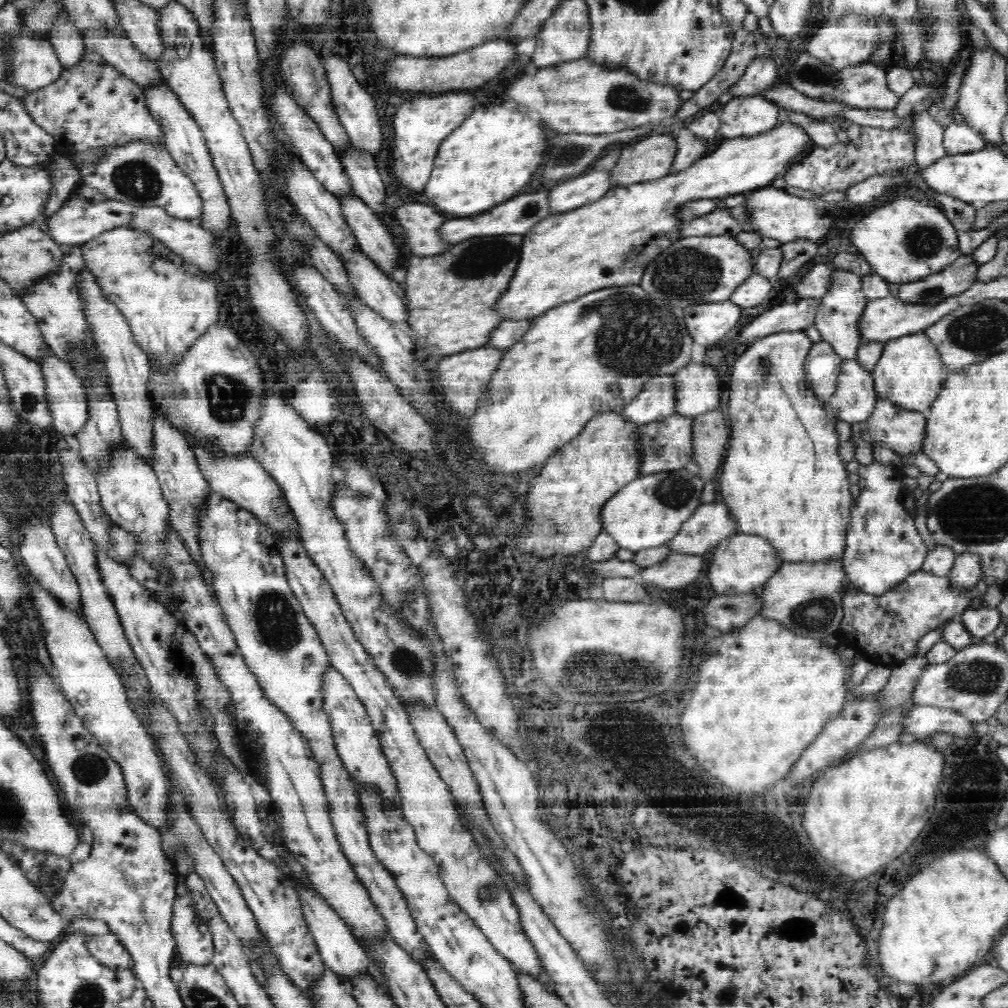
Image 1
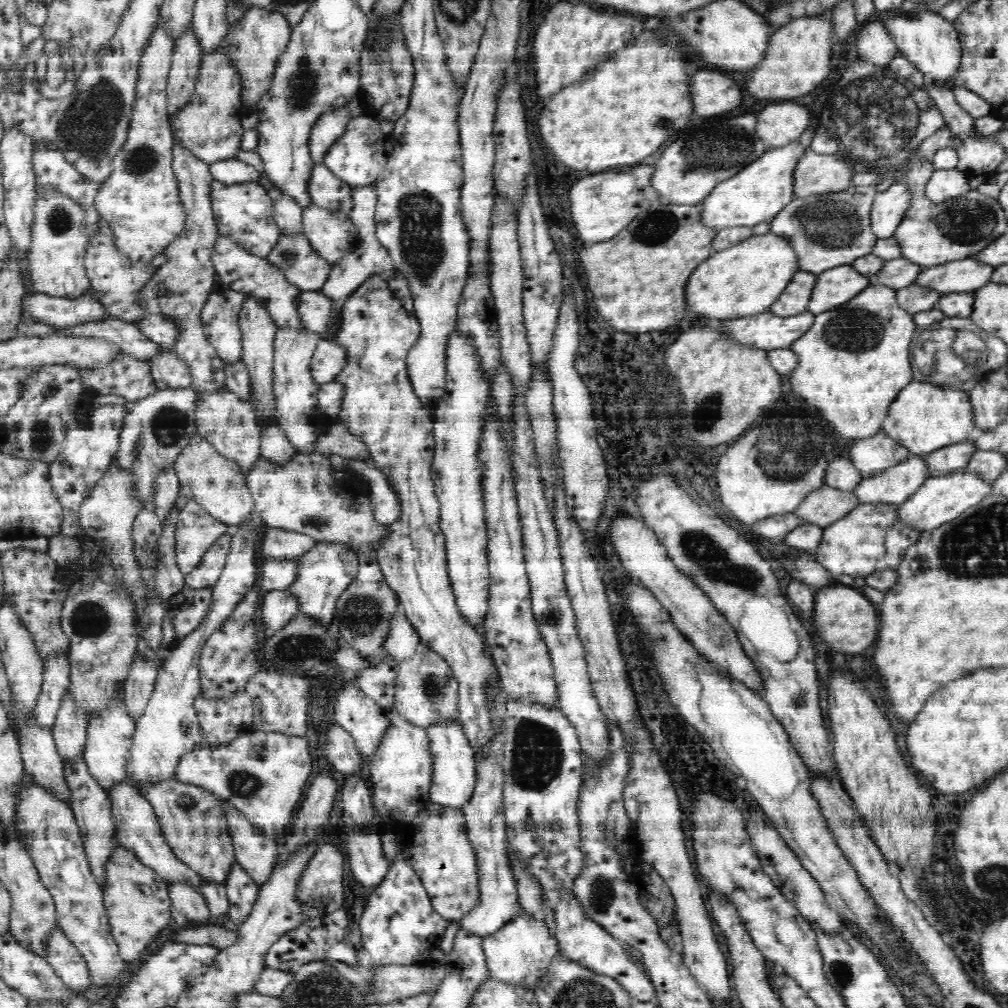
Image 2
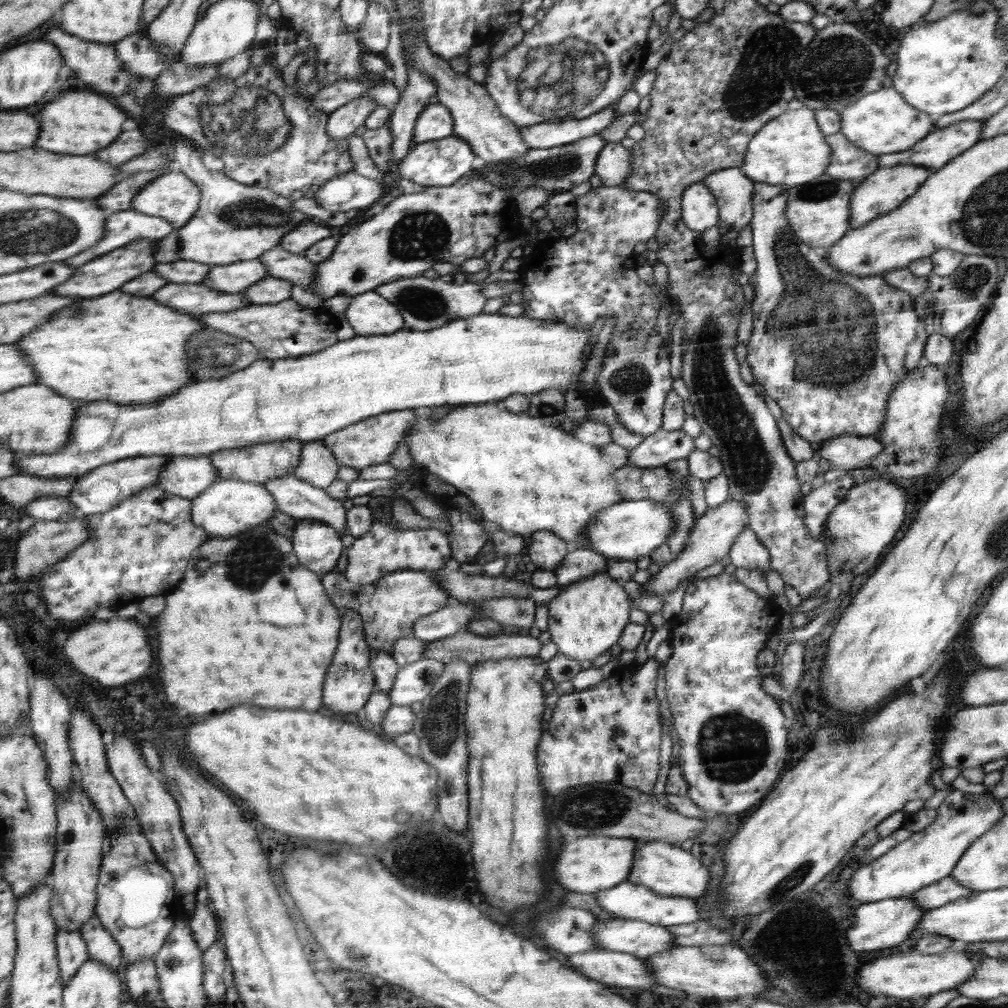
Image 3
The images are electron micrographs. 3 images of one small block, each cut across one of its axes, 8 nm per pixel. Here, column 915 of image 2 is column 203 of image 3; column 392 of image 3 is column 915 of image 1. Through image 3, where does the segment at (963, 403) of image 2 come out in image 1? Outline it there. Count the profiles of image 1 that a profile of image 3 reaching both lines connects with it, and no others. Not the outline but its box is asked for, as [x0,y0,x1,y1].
[872,332,950,412]

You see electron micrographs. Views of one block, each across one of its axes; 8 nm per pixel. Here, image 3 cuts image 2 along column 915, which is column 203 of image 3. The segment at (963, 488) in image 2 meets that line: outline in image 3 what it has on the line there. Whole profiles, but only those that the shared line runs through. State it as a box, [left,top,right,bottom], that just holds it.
[194,479,278,538]

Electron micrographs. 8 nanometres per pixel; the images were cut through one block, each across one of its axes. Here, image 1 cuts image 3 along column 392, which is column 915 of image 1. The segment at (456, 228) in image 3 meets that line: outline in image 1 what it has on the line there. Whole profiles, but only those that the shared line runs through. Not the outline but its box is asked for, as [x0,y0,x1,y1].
[850,196,961,285]

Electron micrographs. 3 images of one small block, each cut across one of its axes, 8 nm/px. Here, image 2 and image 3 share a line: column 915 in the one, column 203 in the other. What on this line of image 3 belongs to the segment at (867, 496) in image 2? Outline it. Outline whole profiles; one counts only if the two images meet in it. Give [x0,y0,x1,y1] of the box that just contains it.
[158,455,222,499]

